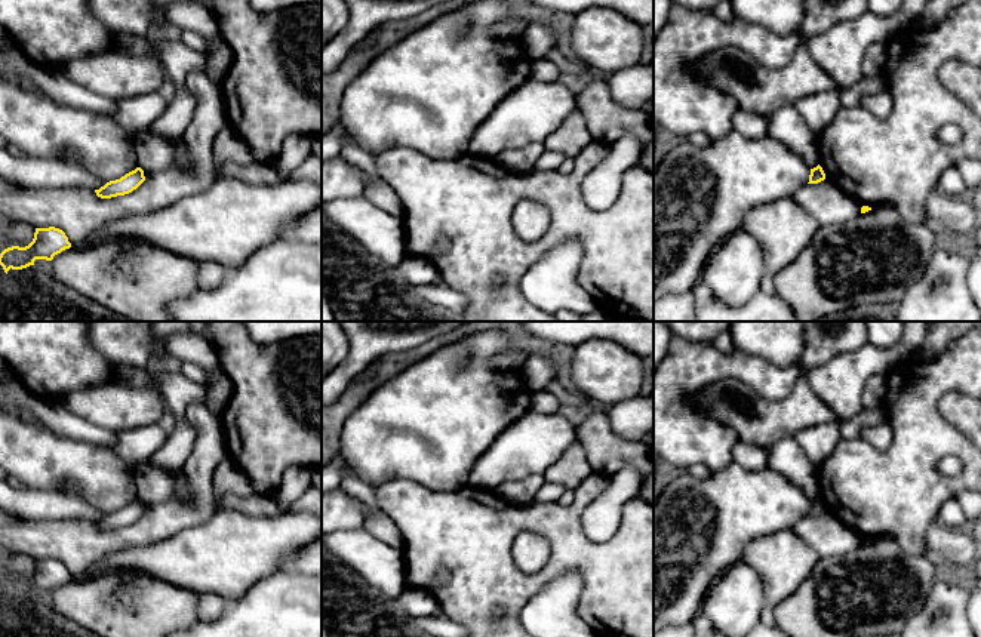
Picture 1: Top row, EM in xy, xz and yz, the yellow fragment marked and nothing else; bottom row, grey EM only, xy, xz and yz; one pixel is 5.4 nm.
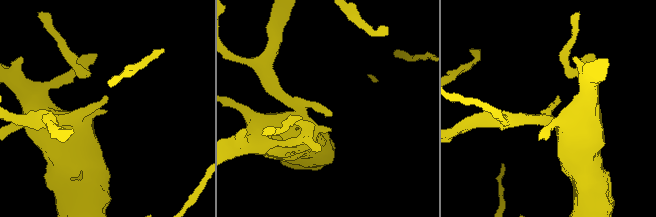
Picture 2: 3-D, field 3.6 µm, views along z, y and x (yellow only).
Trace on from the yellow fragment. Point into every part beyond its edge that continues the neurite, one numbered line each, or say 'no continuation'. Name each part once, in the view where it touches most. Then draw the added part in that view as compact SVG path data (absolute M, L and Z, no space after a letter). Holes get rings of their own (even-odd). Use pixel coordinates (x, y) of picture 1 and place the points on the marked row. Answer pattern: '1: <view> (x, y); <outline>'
no continuation

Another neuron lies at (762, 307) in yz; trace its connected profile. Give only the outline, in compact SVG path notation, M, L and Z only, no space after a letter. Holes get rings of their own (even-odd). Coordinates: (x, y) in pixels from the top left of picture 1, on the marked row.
M701 279L691 293L696 321L797 321L793 308L775 293L759 290L744 307L729 307Z

